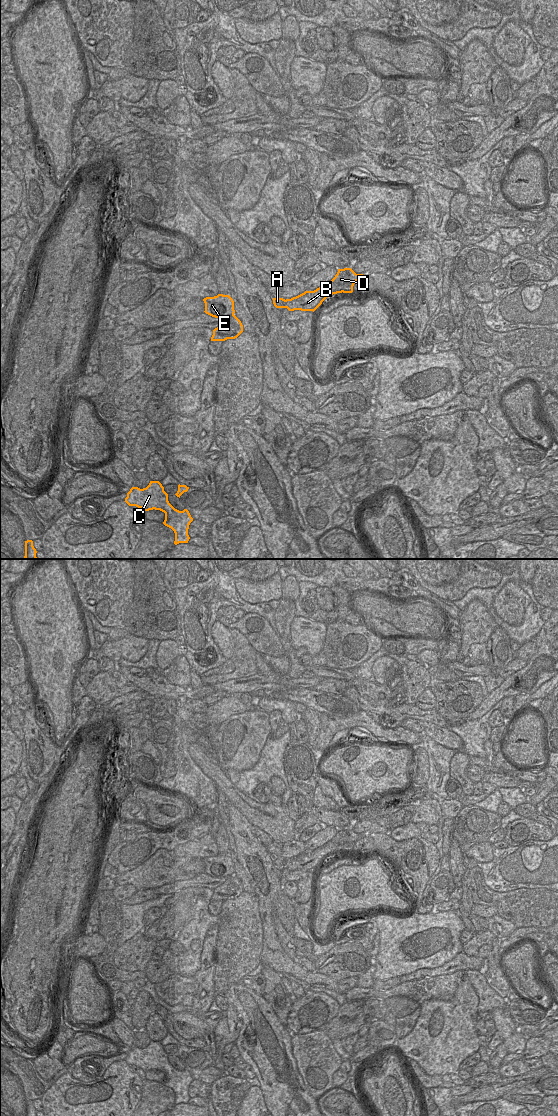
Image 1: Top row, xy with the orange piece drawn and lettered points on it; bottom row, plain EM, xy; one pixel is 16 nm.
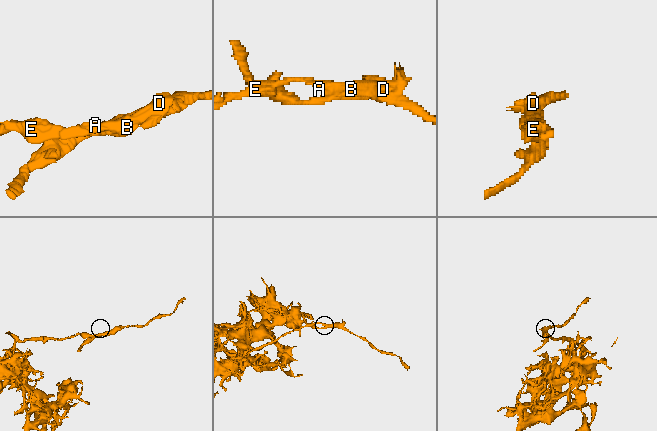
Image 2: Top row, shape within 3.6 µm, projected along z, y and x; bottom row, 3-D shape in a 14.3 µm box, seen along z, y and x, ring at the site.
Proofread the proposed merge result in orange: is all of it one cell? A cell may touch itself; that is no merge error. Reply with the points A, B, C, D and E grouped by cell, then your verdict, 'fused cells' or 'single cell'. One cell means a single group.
groups A C D E / B; fused cells

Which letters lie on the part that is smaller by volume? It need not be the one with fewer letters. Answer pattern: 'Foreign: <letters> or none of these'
Foreign: B

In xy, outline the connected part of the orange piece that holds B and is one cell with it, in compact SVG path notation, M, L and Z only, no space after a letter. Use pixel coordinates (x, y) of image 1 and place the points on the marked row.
M305 291L304 293L286 299L286 307L289 311L301 310L301 311L315 311L325 300L324 296L321 296L319 292Z

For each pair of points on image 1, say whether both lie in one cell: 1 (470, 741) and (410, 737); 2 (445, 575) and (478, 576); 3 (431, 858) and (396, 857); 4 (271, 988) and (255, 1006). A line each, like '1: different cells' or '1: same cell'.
1: different cells
2: same cell
3: same cell
4: different cells

